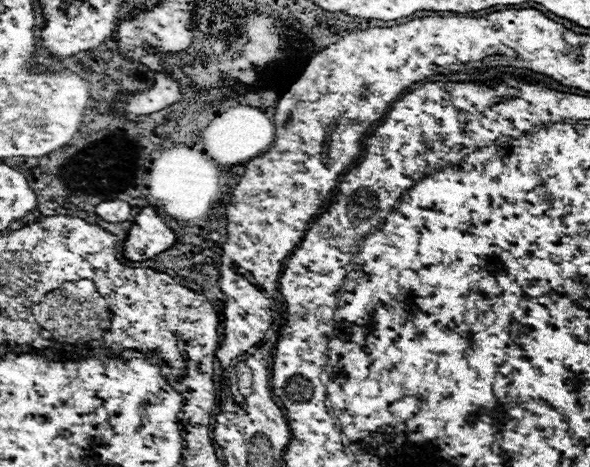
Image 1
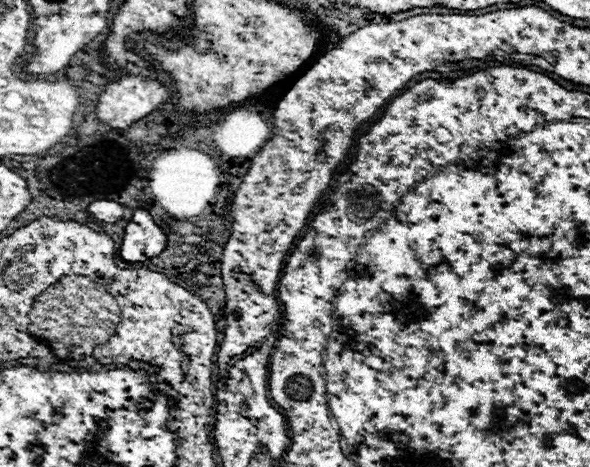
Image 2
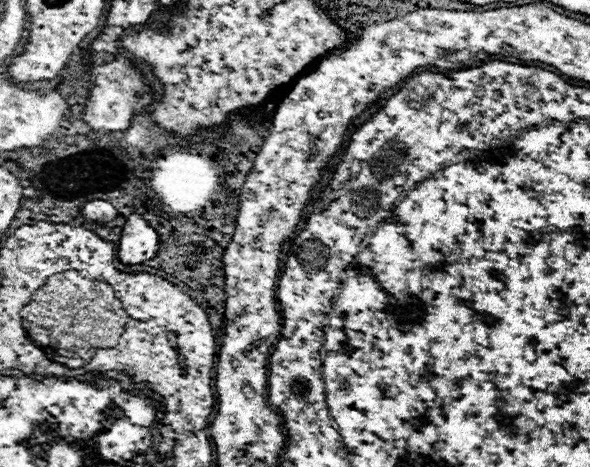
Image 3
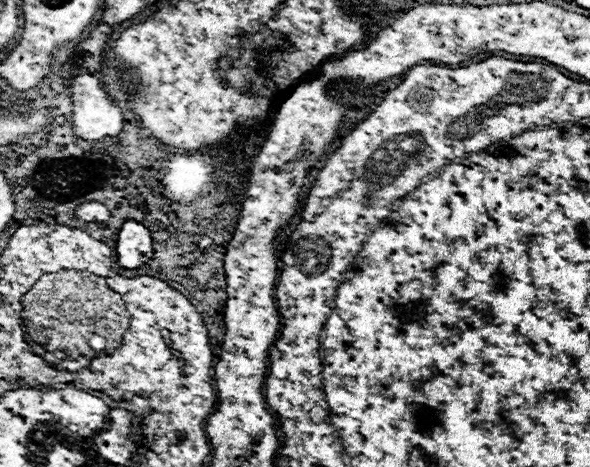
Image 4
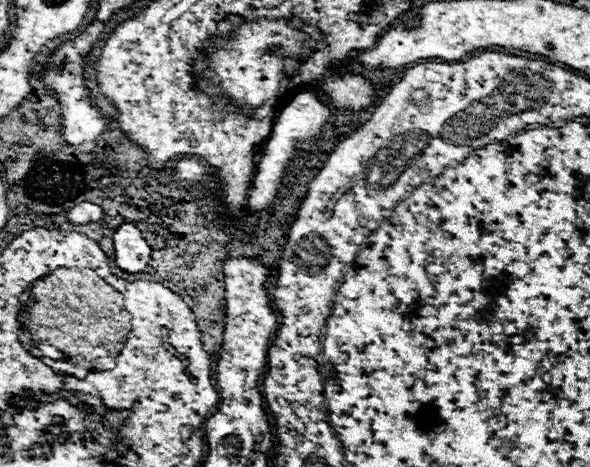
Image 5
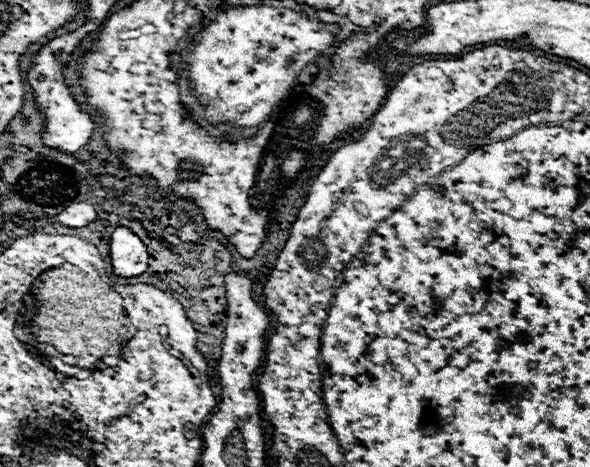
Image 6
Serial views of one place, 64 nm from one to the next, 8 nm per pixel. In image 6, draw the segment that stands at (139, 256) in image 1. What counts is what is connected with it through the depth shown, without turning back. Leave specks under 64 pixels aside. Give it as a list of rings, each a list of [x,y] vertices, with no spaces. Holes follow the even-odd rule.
[[[118,226],[110,242],[110,258],[118,276],[140,276],[148,268],[150,252],[146,244],[126,226]]]

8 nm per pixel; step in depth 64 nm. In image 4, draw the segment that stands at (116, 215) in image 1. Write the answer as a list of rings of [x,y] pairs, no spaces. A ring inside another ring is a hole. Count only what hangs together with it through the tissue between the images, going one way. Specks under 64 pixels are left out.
[[[92,200],[92,202],[80,204],[80,206],[76,208],[76,216],[82,218],[82,220],[86,220],[86,222],[100,222],[100,224],[104,224],[104,222],[110,220],[112,214],[110,214],[108,206],[104,206],[102,202]]]

